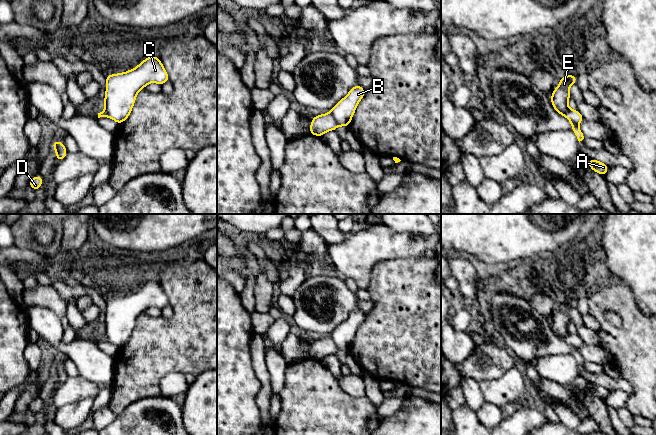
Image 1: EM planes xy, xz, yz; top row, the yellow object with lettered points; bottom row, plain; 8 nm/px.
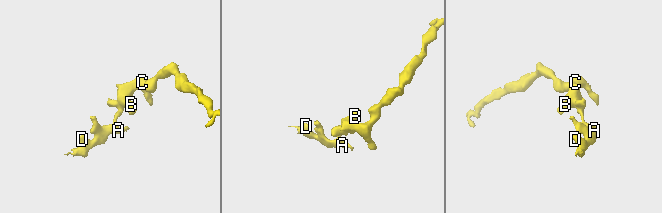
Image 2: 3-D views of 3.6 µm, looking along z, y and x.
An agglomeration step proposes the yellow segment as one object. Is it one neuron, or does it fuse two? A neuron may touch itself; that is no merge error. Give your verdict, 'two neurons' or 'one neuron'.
two neurons

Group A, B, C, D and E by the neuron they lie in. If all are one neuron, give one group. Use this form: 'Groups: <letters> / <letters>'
Groups: A D / B C E

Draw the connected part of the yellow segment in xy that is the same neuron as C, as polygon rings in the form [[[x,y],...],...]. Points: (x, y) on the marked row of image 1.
[[[149,56],[136,68],[124,73],[106,76],[105,111],[117,122],[123,123],[132,111],[138,92],[147,84],[164,84],[169,76],[158,56]]]

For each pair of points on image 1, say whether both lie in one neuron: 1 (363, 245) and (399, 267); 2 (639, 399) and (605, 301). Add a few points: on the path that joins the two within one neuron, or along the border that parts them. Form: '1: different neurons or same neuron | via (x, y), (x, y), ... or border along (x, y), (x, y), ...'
1: different neurons | border along (411, 257), (378, 262), (373, 267), (370, 276)
2: same neuron | via (639, 373), (639, 332), (631, 319)

